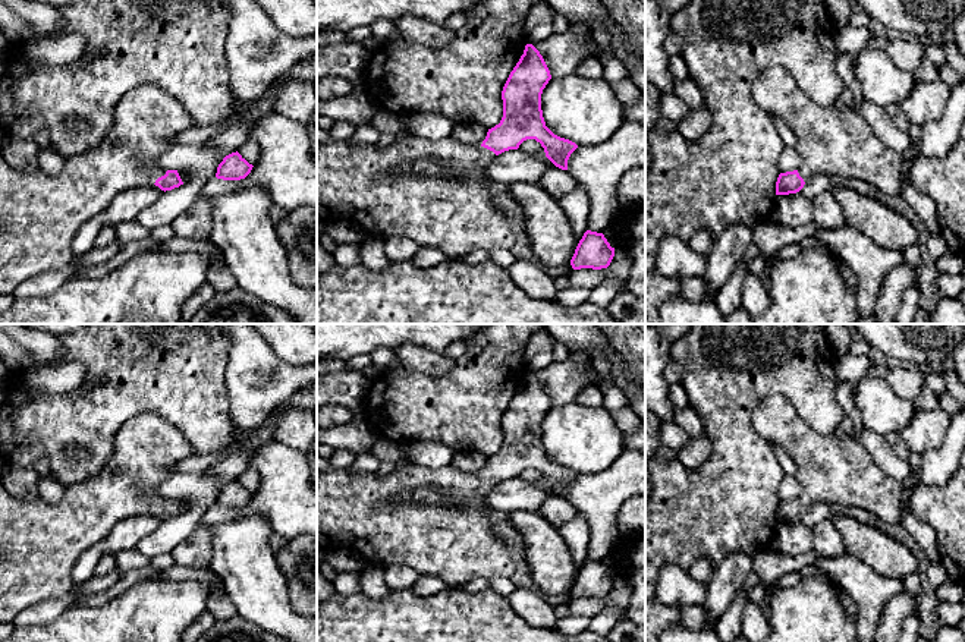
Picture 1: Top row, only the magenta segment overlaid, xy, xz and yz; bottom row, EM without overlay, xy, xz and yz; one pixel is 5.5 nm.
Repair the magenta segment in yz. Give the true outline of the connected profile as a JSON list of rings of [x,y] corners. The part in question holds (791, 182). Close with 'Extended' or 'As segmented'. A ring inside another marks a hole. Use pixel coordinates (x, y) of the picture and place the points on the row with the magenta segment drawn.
[[[782,66],[768,67],[752,85],[752,97],[758,107],[780,117],[796,142],[795,150],[802,155],[798,170],[780,173],[776,182],[776,195],[799,192],[815,174],[829,177],[842,176],[859,179],[873,185],[886,195],[900,195],[902,154],[886,147],[873,132],[862,114],[846,106],[842,110],[821,106],[807,97],[792,75]]]. Extended

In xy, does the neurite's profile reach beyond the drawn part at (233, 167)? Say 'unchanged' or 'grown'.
unchanged

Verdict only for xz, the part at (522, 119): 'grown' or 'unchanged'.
grown

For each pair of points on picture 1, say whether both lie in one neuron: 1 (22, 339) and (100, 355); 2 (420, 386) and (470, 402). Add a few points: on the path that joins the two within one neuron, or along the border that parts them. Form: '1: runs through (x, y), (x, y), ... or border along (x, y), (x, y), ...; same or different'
1: border along (59, 339), (63, 352), (57, 358), (32, 367); different
2: runs through (431, 397), (437, 402), (458, 402); same

